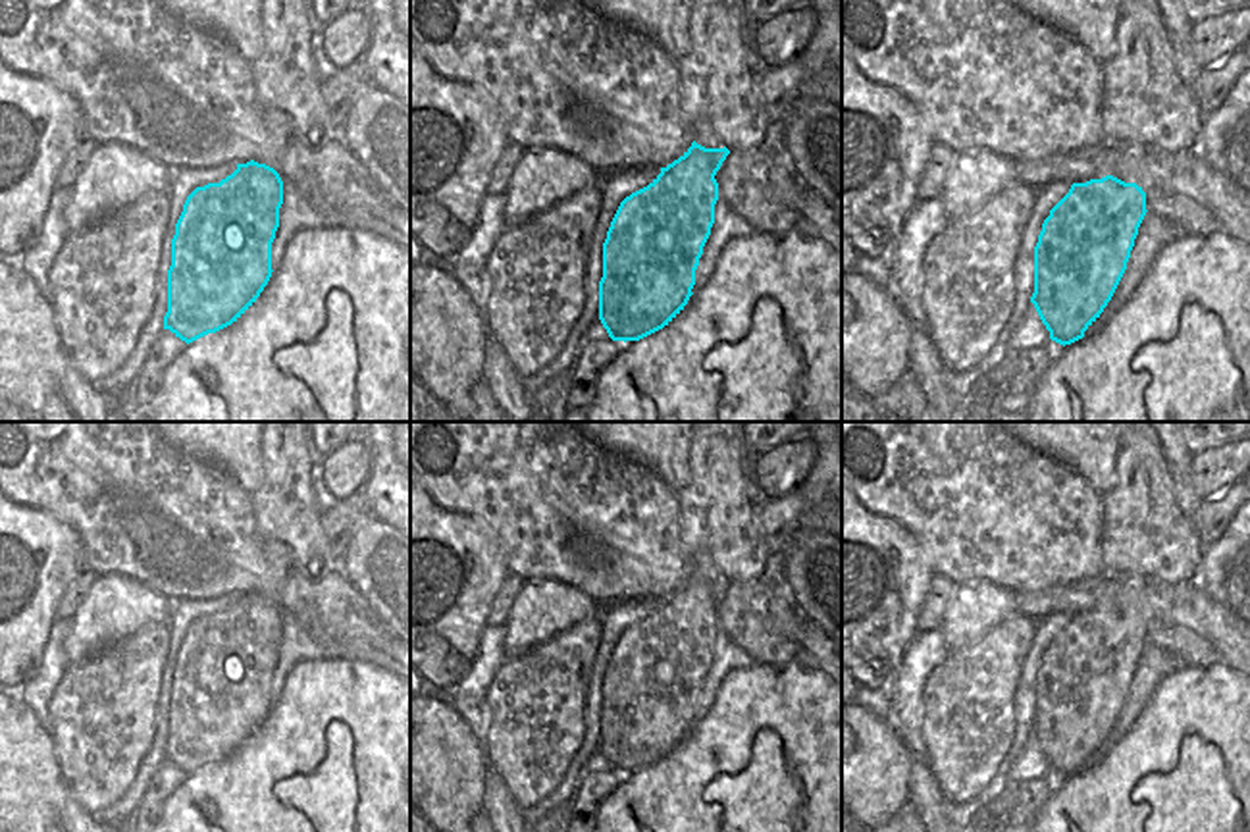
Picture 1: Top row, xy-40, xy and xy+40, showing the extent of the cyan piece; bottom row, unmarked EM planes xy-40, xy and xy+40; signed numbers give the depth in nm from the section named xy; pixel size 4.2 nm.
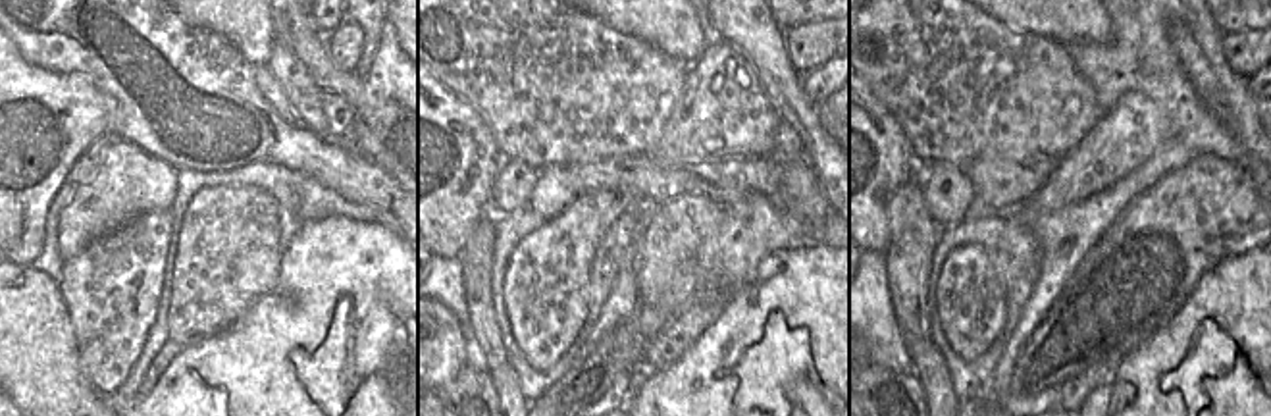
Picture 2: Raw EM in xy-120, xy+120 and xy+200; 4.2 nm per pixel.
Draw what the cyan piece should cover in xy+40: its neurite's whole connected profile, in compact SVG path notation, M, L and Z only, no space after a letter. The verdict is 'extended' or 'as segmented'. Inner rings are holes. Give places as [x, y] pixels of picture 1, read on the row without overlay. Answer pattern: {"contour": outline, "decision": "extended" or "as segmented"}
{"contour": "M1113 607L1073 614L1034 678L1034 736L1050 770L1071 776L1100 749L1131 689L1146 624Z", "decision": "as segmented"}

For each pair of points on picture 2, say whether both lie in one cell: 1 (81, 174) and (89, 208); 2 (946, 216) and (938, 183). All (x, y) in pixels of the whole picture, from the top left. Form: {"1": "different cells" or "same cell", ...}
{"1": "different cells", "2": "same cell"}

